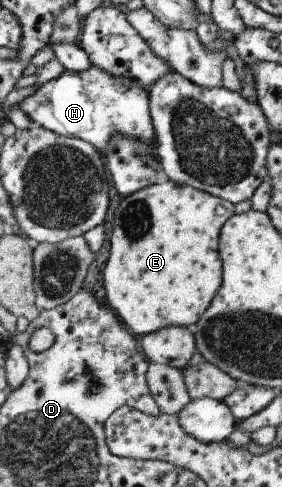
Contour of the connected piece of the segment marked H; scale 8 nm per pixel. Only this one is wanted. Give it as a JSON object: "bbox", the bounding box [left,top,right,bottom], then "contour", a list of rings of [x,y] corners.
{"bbox":[18,64,157,156],"contour":[[[93,64],[83,71],[66,69],[60,78],[37,88],[18,106],[35,125],[65,137],[87,140],[96,149],[104,151],[105,156],[114,137],[130,137],[157,148],[150,92],[134,79],[111,75],[98,65]]]}

